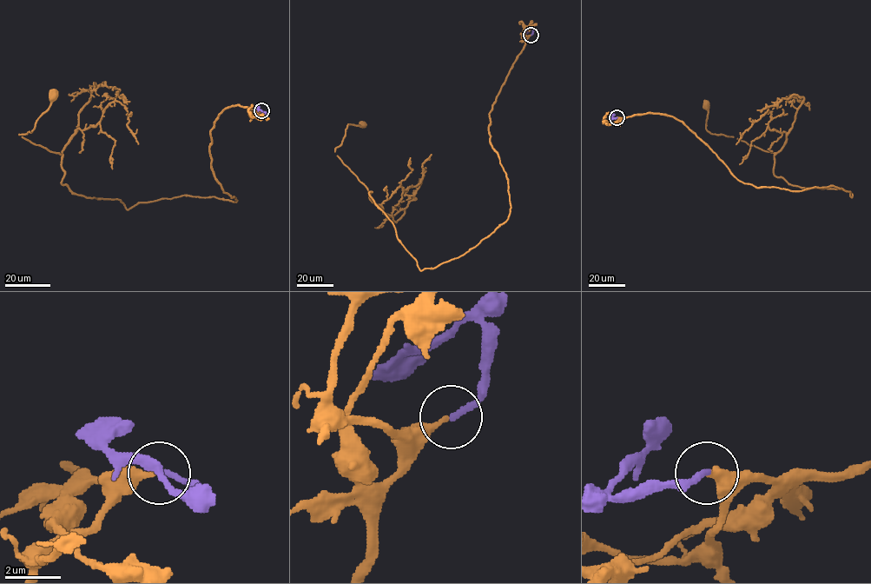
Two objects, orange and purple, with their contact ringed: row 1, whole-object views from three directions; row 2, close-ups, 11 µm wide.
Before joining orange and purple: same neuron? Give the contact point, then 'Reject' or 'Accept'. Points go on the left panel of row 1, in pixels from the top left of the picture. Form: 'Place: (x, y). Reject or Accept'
Place: (261, 110). Accept

